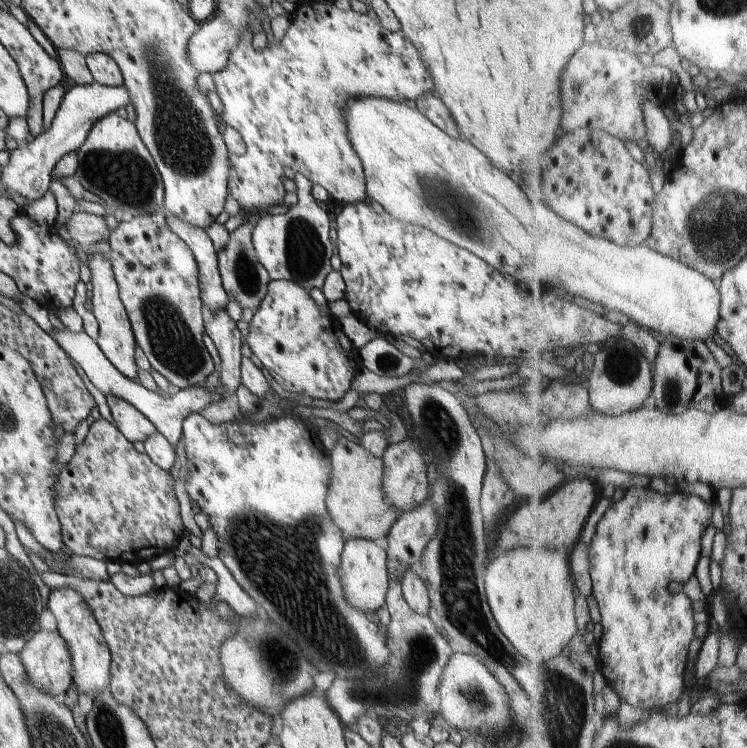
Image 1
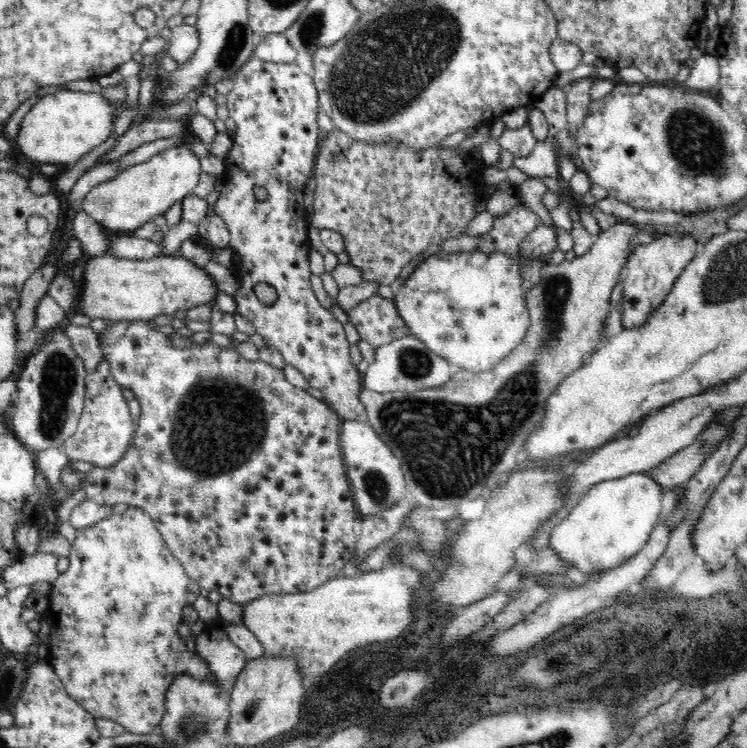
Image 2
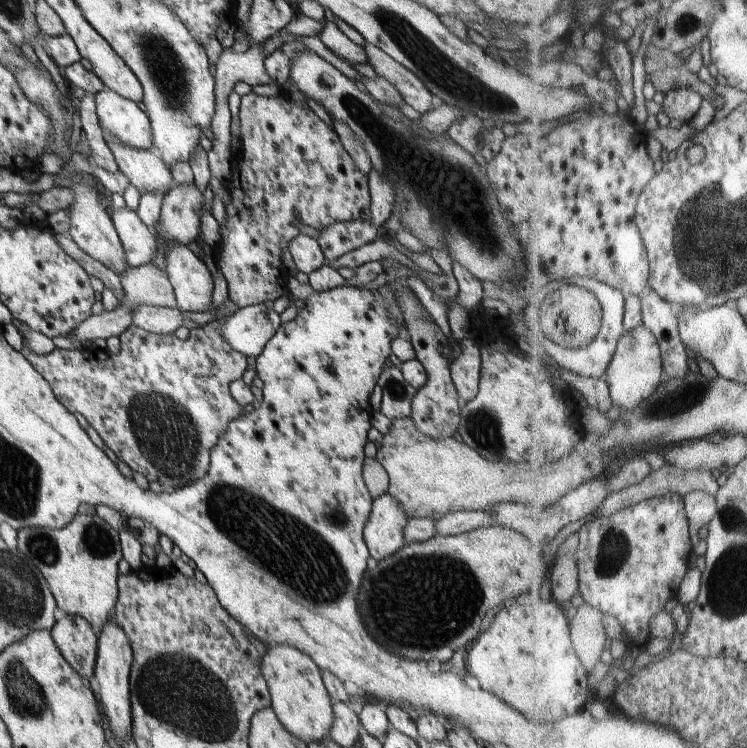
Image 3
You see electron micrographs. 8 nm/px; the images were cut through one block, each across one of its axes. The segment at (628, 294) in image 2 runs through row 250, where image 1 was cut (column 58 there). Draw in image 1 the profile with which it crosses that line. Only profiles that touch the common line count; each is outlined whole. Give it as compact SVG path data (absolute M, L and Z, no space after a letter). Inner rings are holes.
M40 629L19 652L23 662L29 683L39 688L48 695L55 696L59 699L66 694L66 691L73 682L73 660L68 650L64 638L58 631L48 631Z

